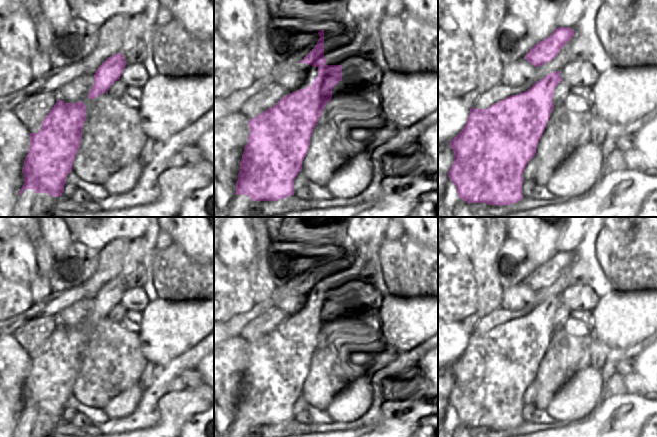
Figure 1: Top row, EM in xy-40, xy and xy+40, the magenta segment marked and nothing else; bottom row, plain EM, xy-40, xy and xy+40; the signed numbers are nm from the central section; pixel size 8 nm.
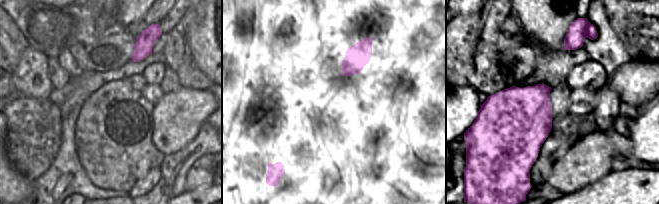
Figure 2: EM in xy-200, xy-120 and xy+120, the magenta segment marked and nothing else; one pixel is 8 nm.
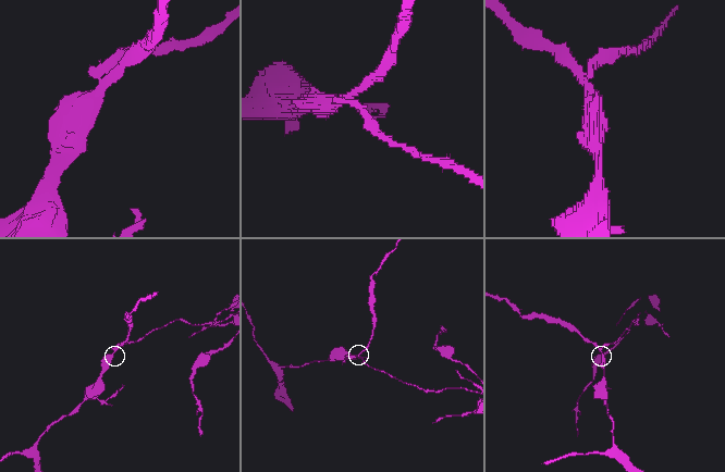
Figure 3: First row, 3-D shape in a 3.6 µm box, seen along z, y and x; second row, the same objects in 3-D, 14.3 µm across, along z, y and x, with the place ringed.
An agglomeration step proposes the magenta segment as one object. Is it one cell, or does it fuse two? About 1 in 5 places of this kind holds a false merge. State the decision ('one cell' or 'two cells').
two cells

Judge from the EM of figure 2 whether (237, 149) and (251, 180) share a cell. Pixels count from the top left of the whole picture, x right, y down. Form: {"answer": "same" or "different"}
{"answer": "same"}

